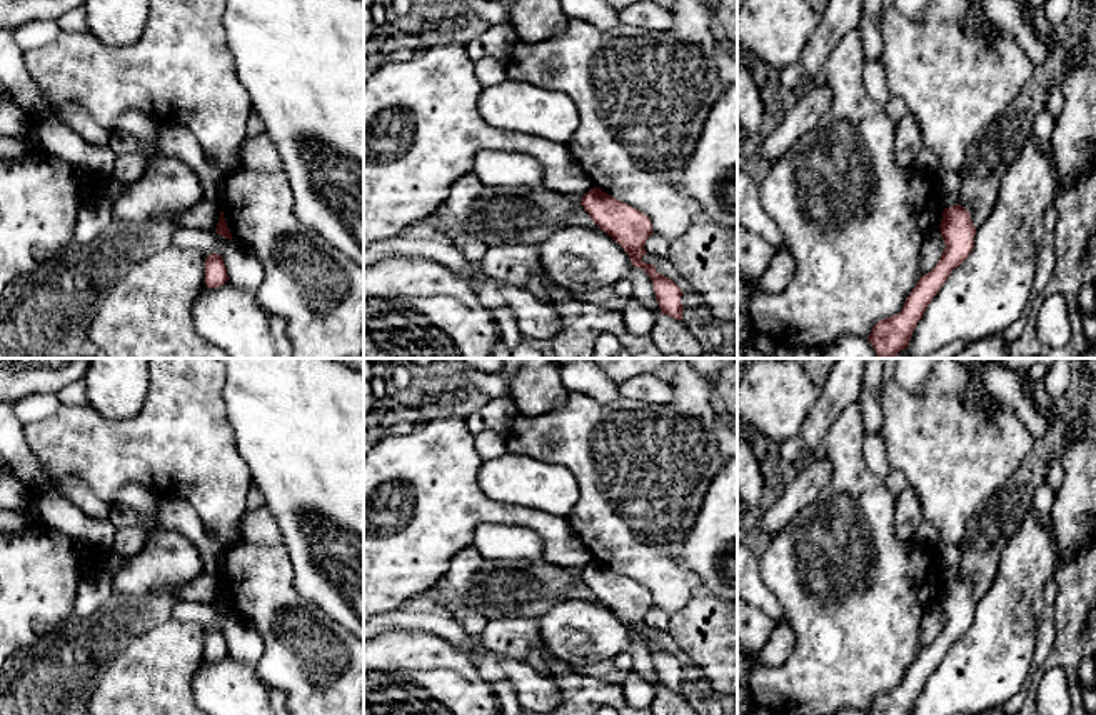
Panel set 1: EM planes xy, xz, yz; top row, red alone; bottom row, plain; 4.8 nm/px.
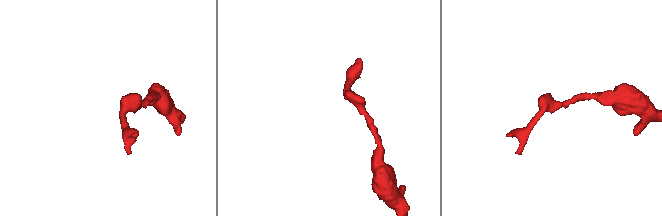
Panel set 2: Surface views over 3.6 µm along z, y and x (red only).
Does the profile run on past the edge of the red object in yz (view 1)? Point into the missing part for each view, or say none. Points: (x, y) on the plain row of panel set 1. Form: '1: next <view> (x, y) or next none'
1: next none

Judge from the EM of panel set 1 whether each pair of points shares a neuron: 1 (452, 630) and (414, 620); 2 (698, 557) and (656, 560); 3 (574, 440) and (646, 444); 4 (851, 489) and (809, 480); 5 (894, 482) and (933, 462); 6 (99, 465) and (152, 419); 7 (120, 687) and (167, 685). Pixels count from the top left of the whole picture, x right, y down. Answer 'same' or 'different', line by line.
1: same
2: different
3: same
4: different
5: different
6: same
7: same

